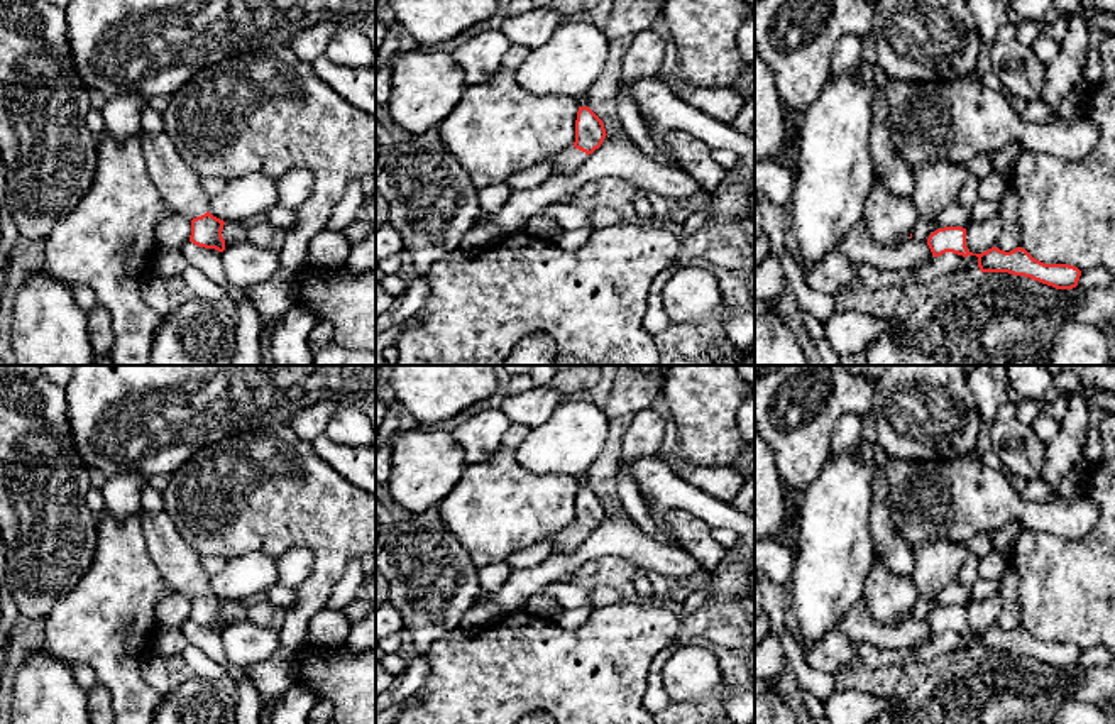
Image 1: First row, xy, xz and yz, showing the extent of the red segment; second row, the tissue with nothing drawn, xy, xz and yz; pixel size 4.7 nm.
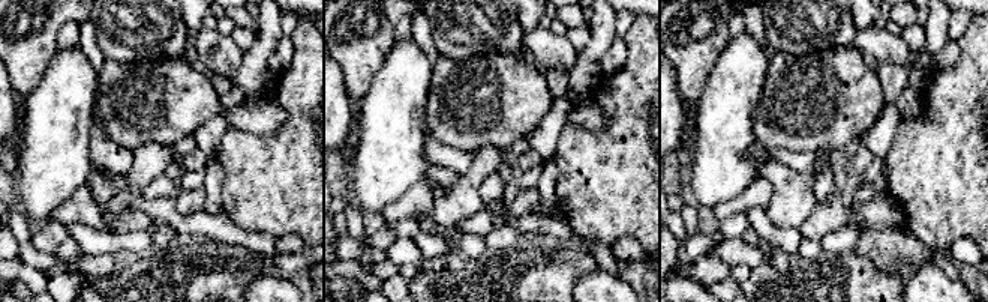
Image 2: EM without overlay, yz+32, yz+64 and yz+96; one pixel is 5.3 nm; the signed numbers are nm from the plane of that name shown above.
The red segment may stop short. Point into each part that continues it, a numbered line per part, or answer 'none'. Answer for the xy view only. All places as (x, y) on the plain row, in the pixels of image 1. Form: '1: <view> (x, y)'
1: xy (176, 560)

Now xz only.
1: xz (565, 540)

